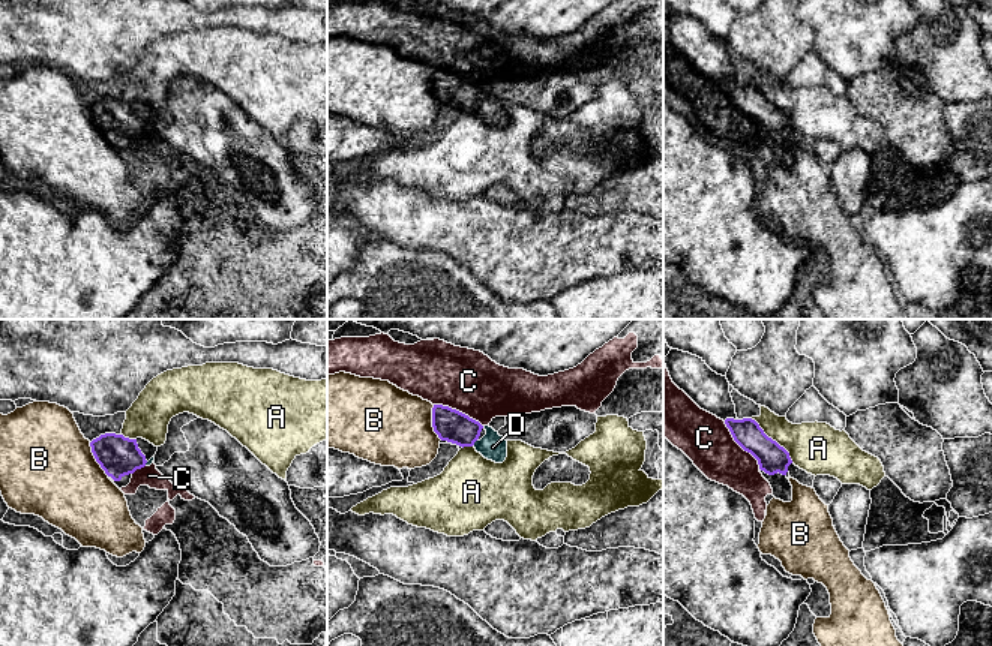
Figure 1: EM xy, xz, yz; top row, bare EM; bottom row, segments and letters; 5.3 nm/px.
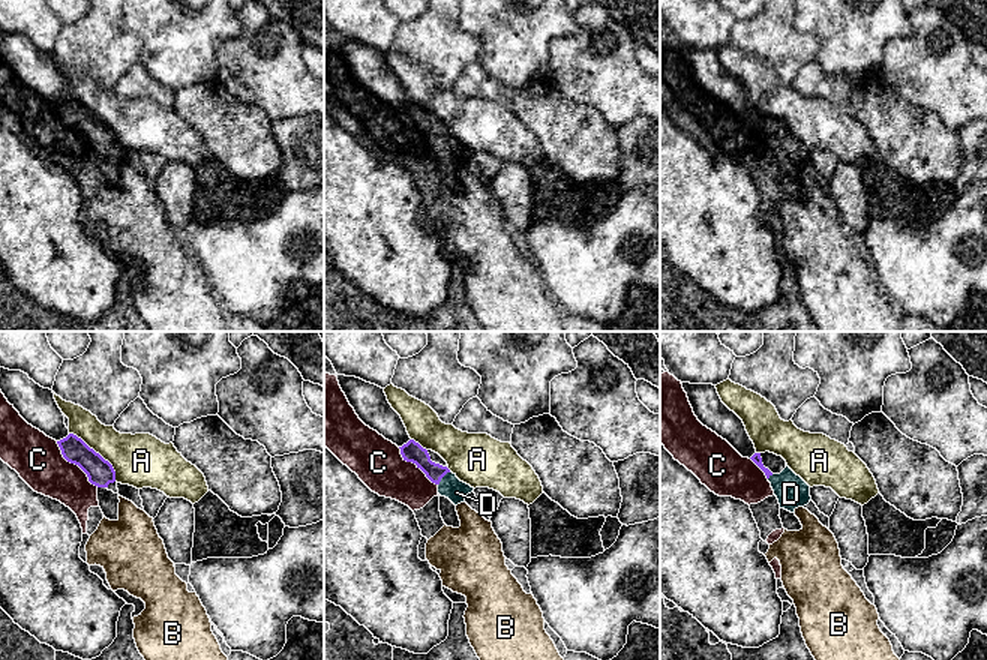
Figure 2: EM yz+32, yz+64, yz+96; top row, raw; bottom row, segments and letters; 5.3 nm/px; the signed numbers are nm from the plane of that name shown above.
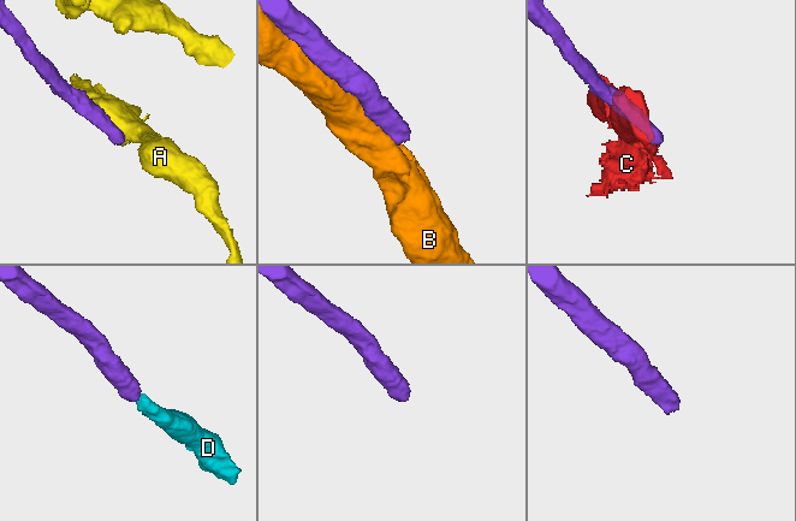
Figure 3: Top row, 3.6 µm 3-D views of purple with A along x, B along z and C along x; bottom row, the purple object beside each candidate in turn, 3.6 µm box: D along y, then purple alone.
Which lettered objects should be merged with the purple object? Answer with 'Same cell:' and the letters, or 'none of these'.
Same cell: D

